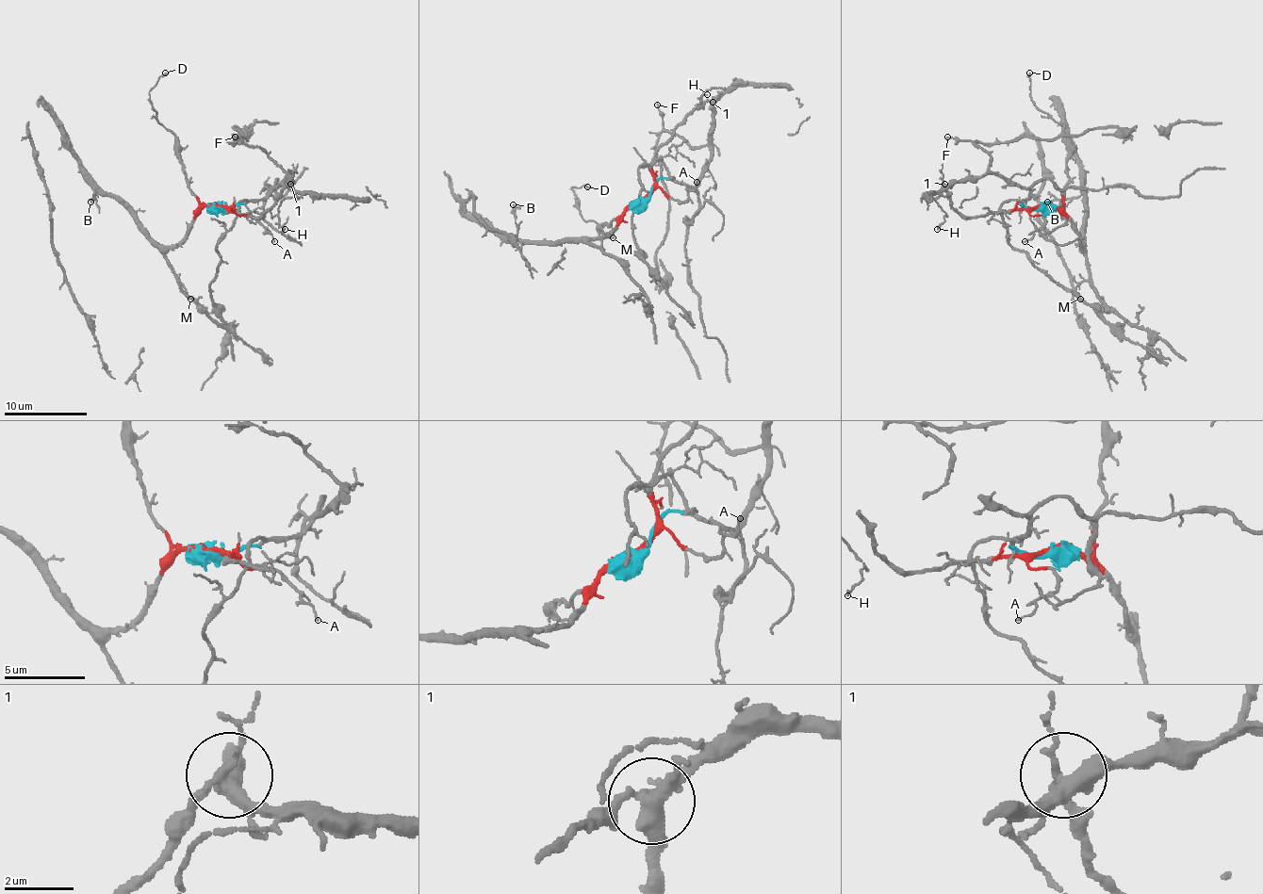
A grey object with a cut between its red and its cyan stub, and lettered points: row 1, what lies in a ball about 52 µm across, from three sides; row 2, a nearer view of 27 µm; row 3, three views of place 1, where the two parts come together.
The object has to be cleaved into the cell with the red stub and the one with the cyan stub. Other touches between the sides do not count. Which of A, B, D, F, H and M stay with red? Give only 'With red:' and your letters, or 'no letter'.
With red: A, B, D, M

